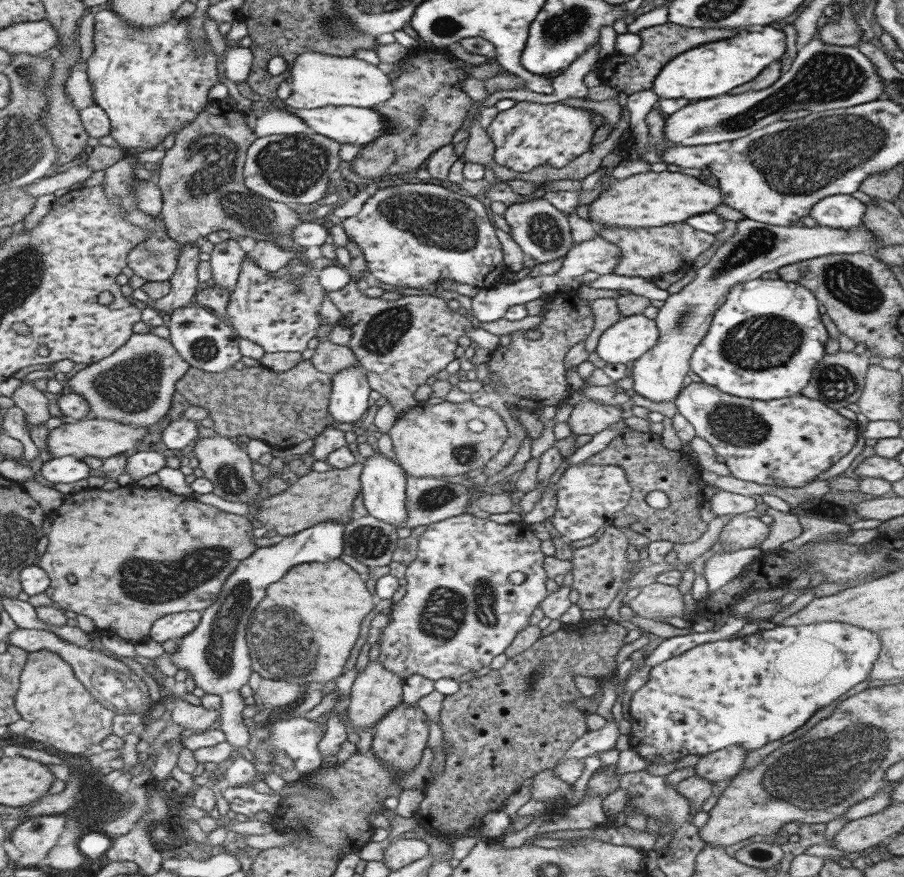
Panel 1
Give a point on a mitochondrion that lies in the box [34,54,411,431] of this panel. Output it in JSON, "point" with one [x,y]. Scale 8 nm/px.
{"point":[211,162]}

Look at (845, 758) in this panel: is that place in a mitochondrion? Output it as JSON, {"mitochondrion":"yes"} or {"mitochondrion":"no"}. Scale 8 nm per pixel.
{"mitochondrion":"yes"}

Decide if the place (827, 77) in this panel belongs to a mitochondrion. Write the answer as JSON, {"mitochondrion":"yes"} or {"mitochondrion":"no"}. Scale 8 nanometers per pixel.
{"mitochondrion":"yes"}

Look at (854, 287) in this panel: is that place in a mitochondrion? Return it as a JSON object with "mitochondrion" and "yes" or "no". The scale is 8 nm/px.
{"mitochondrion":"yes"}

